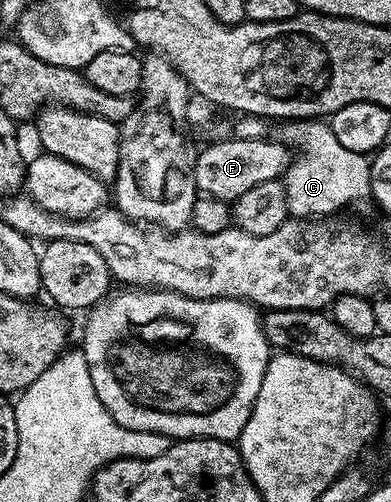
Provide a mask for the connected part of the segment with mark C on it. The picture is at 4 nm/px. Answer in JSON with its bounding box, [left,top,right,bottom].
[278,119,372,219]

